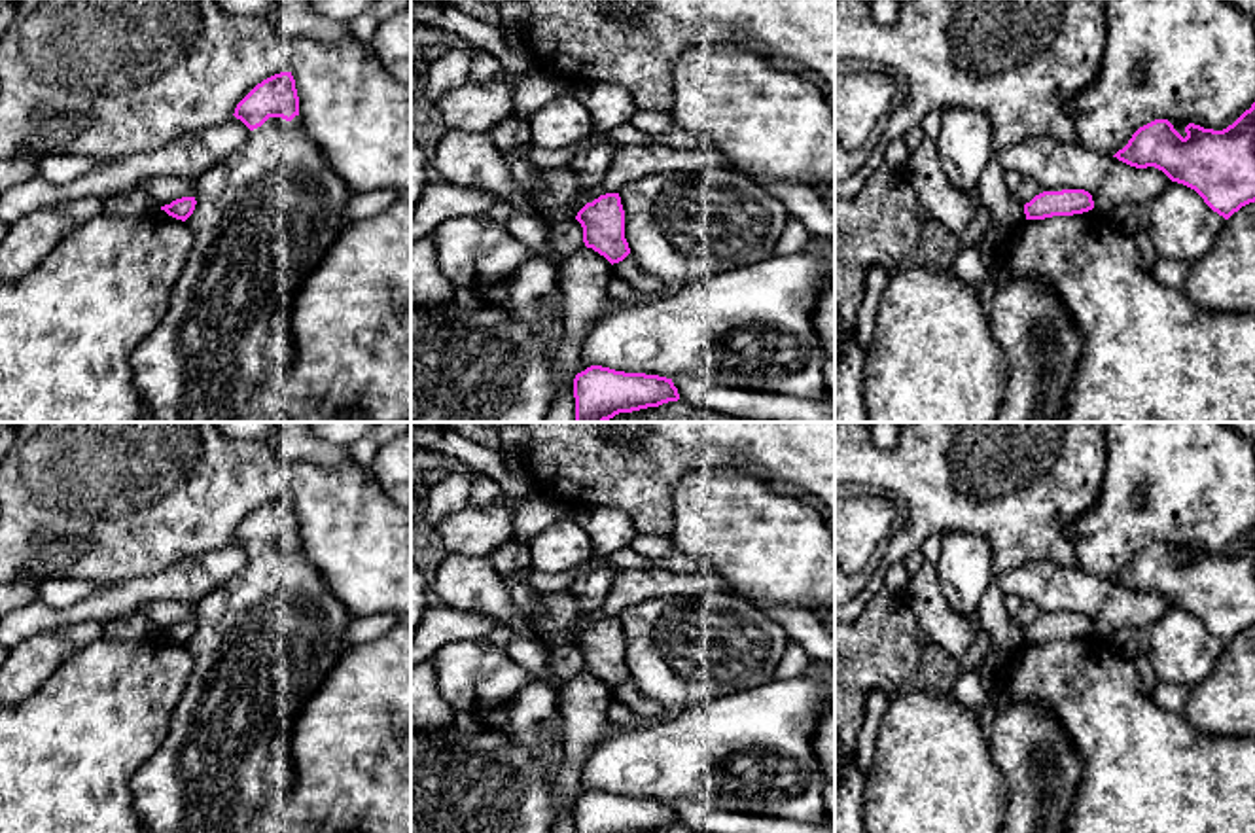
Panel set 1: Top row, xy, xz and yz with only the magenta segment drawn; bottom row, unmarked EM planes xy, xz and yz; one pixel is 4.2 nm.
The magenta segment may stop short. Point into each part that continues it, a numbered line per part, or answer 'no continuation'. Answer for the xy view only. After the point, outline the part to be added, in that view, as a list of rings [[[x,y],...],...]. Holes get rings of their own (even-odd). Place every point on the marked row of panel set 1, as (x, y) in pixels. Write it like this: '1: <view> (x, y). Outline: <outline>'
no continuation

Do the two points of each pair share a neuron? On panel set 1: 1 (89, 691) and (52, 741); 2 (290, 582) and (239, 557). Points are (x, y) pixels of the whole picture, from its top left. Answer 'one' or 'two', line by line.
1: one
2: two

